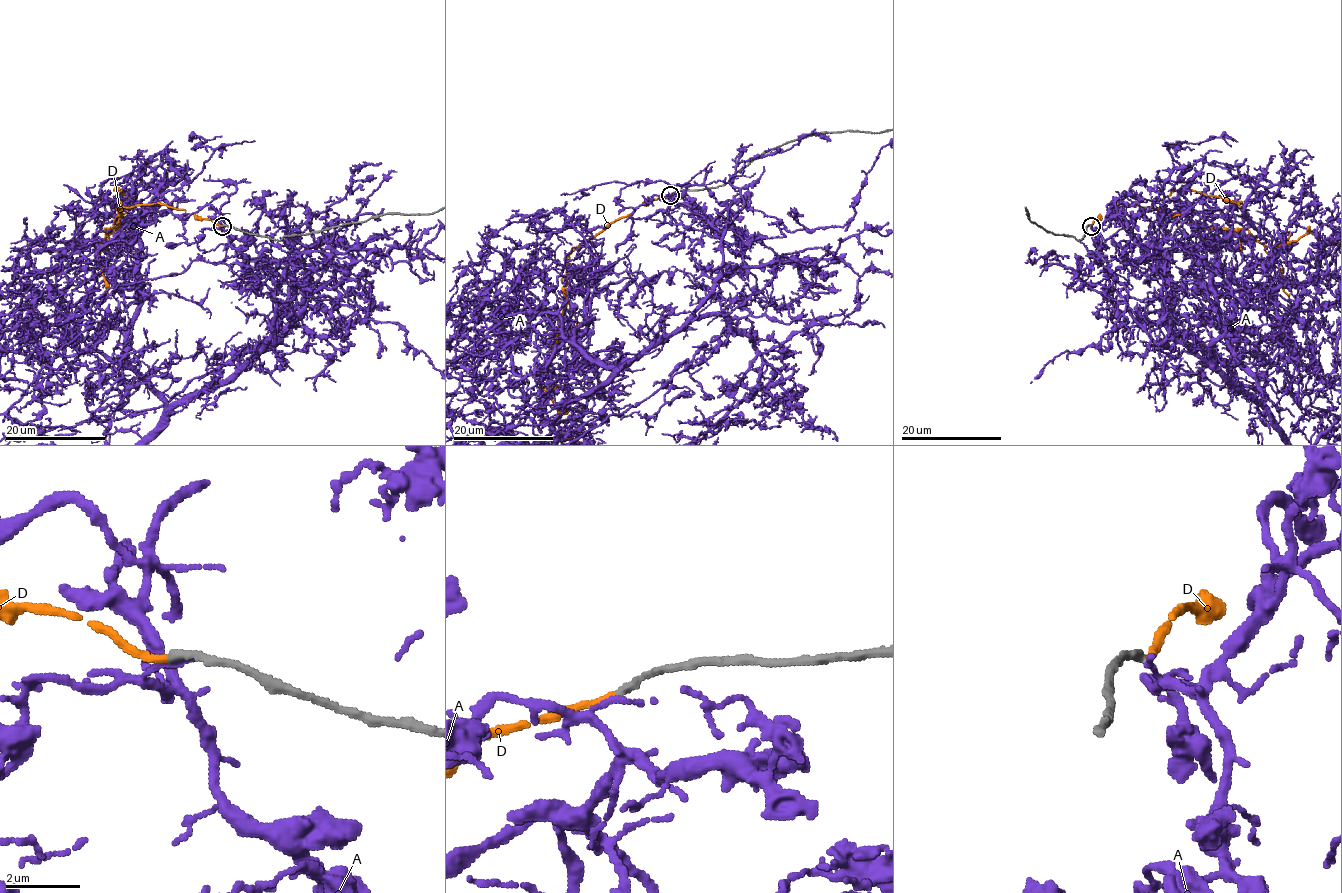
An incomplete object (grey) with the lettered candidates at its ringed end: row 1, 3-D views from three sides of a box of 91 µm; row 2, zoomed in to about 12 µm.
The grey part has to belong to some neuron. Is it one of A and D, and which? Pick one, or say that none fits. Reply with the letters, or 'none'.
D

